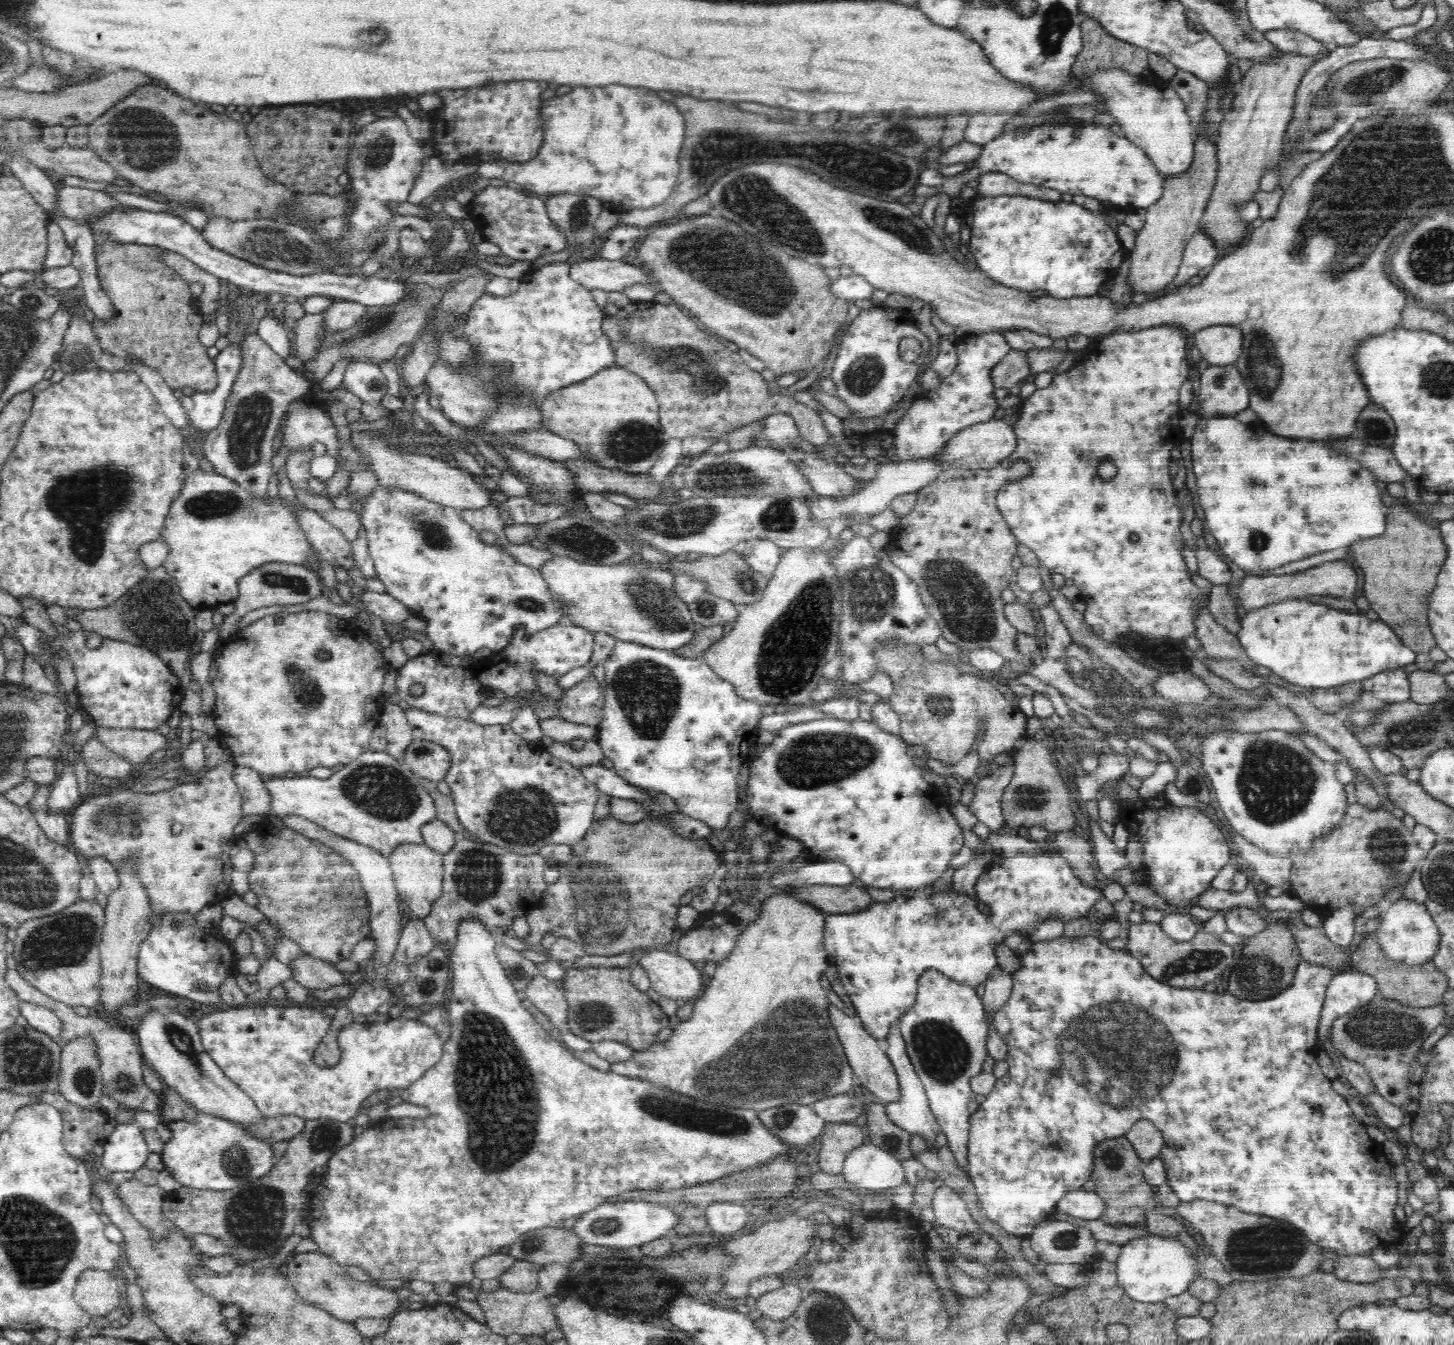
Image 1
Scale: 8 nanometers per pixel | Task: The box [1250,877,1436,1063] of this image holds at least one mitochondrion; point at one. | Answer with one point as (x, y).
(1380, 1027)

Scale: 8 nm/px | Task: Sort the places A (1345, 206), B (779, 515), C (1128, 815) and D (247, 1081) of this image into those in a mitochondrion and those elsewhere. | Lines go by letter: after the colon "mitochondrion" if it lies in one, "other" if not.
A: mitochondrion
B: mitochondrion
C: other
D: other

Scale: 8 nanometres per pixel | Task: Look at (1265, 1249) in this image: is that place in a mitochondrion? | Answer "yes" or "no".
yes

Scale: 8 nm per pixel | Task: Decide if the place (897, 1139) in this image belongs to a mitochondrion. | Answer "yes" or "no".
yes

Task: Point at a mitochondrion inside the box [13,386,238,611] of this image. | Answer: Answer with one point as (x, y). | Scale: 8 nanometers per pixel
(87, 500)

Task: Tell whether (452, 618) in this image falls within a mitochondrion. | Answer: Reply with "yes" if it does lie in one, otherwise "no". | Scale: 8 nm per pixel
no

